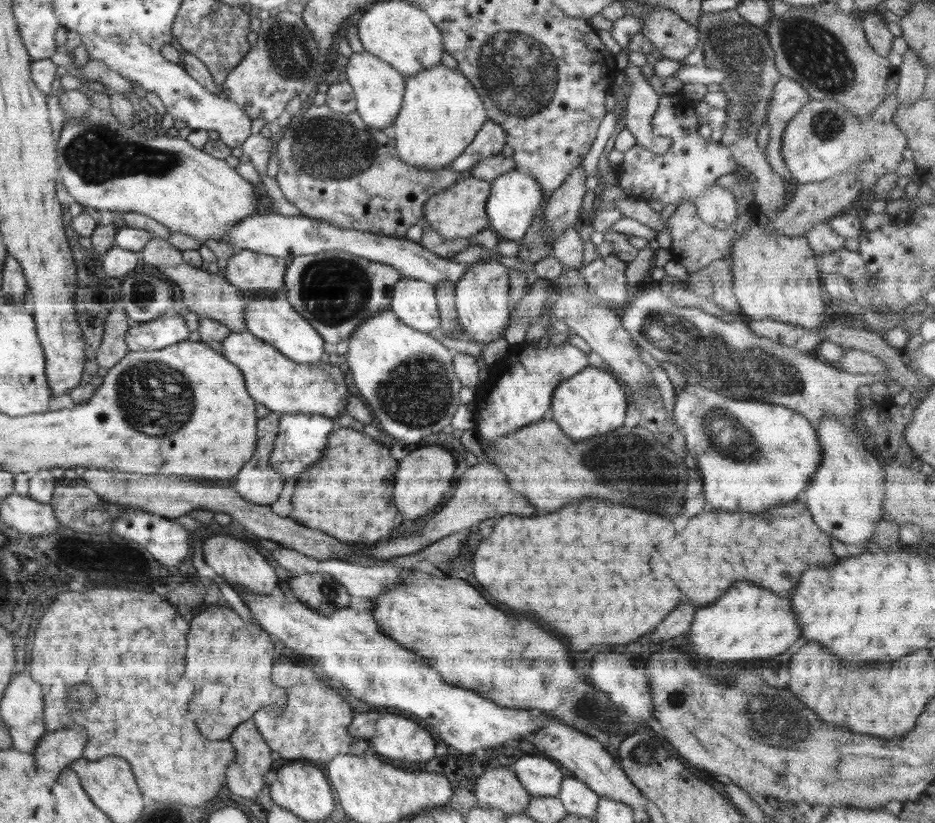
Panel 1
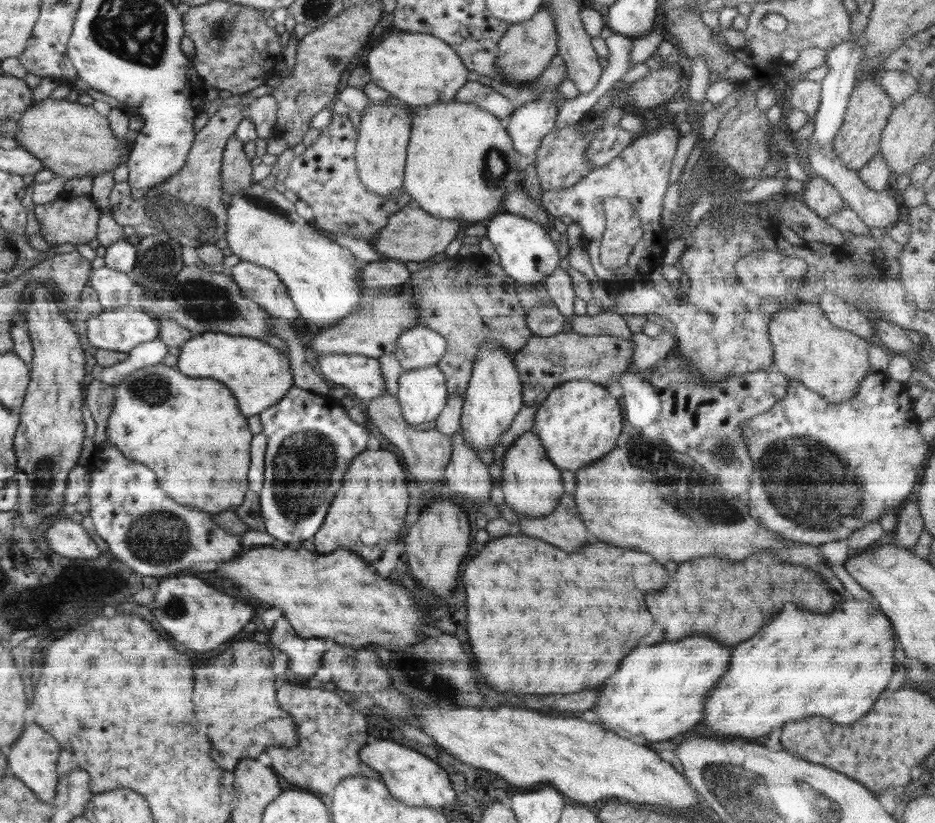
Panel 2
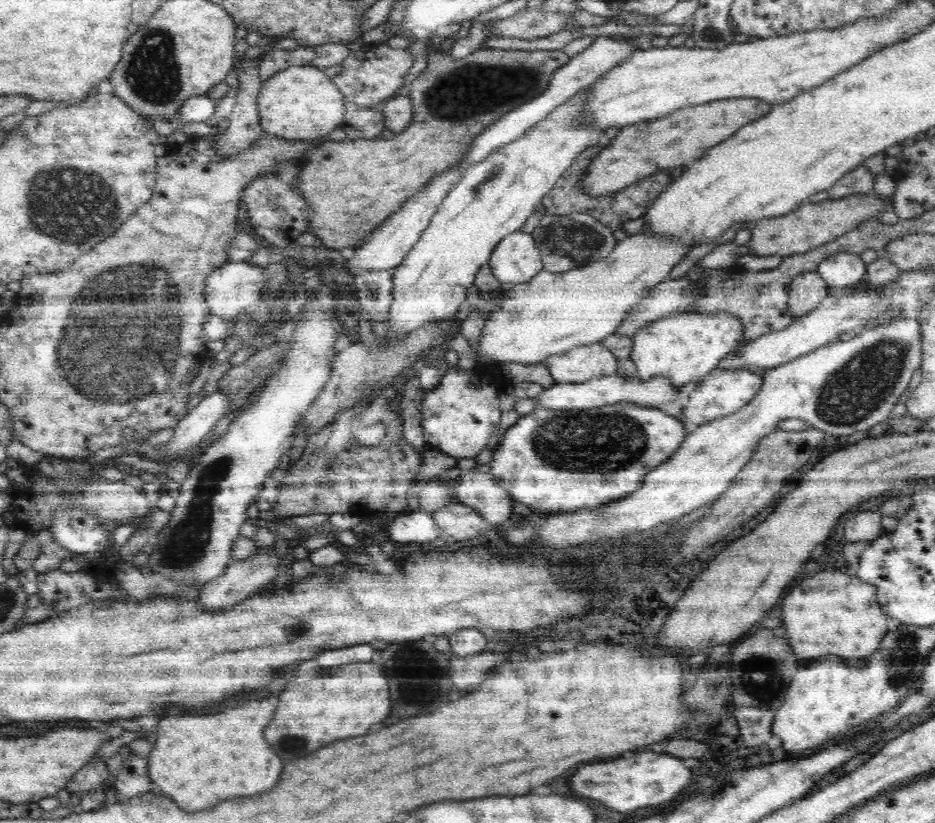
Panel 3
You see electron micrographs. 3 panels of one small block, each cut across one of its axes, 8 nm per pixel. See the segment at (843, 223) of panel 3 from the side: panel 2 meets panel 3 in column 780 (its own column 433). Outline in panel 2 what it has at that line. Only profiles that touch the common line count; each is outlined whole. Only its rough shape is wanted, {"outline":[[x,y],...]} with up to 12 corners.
{"outline":[[411,205],[389,216],[373,247],[382,260],[422,263],[460,232]]}

